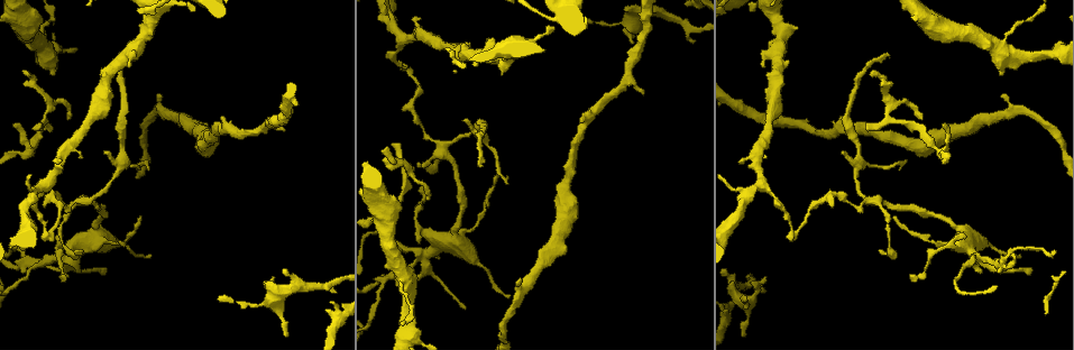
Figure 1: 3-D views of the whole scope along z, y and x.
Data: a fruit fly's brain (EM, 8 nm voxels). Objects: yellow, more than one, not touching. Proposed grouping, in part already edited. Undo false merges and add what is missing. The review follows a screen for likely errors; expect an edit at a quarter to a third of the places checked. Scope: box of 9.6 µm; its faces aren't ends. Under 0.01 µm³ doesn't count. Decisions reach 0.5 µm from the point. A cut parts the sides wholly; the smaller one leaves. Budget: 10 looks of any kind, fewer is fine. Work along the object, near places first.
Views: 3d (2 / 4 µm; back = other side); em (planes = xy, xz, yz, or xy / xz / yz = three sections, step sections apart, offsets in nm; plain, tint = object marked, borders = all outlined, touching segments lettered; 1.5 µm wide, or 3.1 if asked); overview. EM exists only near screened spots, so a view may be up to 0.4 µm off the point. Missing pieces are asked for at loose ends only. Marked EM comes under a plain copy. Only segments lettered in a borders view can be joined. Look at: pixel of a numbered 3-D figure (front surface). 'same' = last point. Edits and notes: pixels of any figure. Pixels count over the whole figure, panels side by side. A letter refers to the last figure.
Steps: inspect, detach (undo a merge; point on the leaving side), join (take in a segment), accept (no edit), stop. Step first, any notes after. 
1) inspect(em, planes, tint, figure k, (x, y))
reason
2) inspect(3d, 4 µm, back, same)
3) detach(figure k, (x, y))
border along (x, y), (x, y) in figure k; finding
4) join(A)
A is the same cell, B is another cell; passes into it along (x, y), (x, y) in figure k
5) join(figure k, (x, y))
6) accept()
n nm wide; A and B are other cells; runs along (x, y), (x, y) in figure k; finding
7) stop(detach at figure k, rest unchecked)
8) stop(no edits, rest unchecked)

inspect(em, xz, step 8, tint, figure 1, (55, 66))
an open end

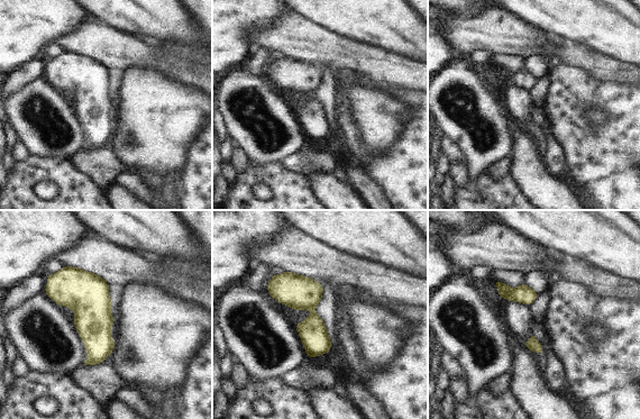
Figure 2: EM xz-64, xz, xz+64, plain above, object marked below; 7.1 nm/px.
inspect(em, planes, borders, same)

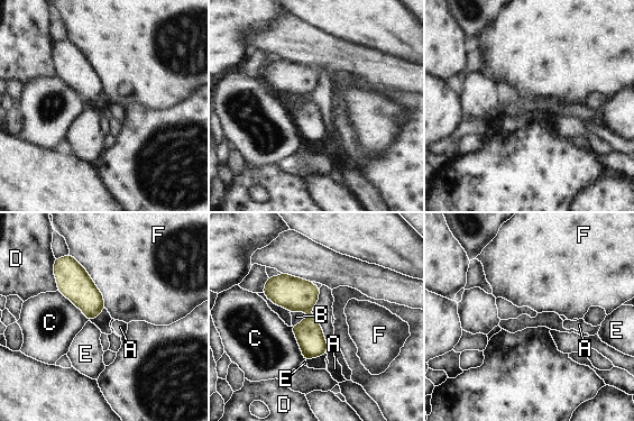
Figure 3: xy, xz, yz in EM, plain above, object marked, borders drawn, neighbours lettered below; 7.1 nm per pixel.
accept()
F touches over 420 nm; A, B, C, D, E and F are other cells; no lettered segment goes on from it

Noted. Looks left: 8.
inspect(em, xz, step 8, borders, figure 1, (31, 128))
tapers out

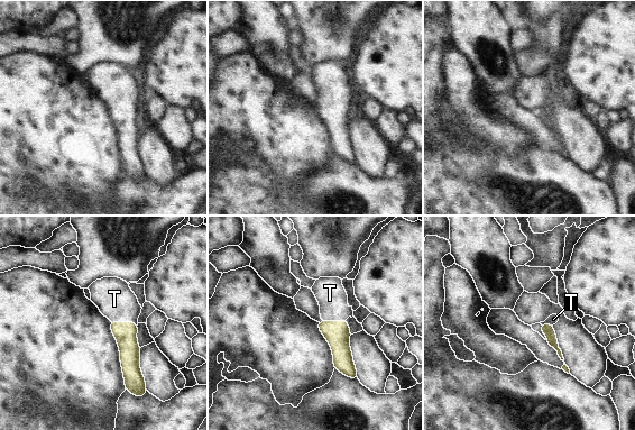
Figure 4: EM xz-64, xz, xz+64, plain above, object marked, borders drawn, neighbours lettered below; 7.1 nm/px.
join(T)
T is the same cell; passes into it along (125, 332), (125, 322), (114, 299) in figure 4; it goes on there

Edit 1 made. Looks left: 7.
inspect(em, xy, step 8, borders, figure 1, (409, 70))

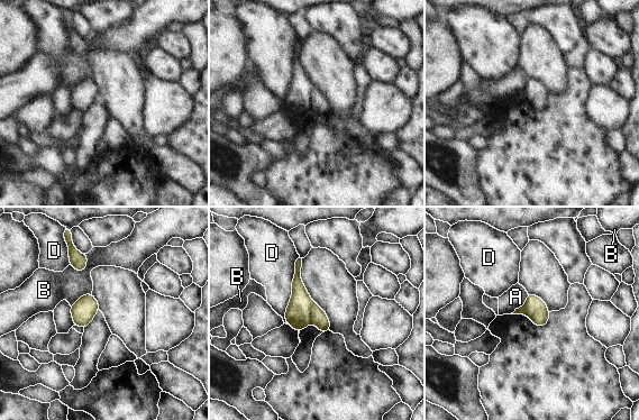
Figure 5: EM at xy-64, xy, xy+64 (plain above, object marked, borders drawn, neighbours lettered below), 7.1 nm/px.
detach(figure 5, (319, 318))
A, B and D are other cells; border along (313, 302), (310, 309), (309, 322) in figure 5; a second neuron is stuck on

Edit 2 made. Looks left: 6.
stop(join at figure 4, detach at figure 5, rest unchecked)

